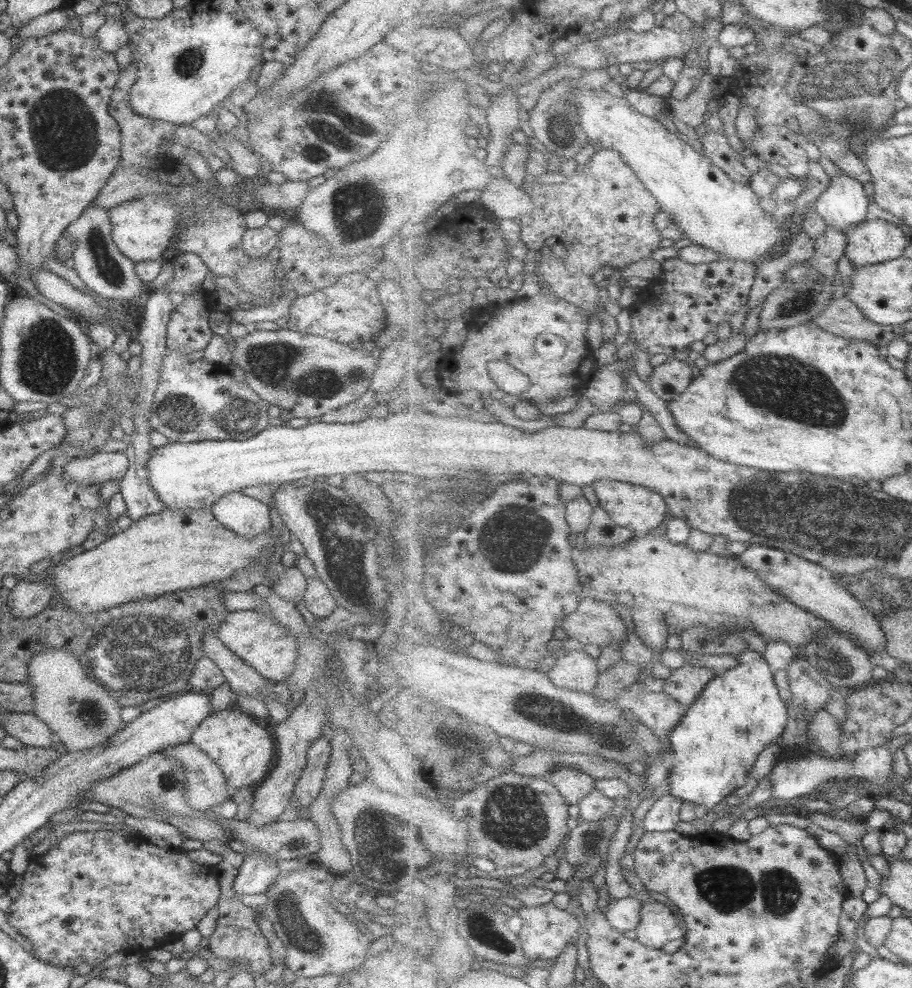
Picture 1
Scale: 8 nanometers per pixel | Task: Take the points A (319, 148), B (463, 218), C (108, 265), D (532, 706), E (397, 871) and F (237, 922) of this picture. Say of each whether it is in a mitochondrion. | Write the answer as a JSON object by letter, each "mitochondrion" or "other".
{"A":"mitochondrion","B":"other","C":"mitochondrion","D":"mitochondrion","E":"other","F":"other"}

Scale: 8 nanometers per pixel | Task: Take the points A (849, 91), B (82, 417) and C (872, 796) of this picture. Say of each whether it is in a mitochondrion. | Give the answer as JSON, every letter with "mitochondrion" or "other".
{"A":"mitochondrion","B":"mitochondrion","C":"other"}

